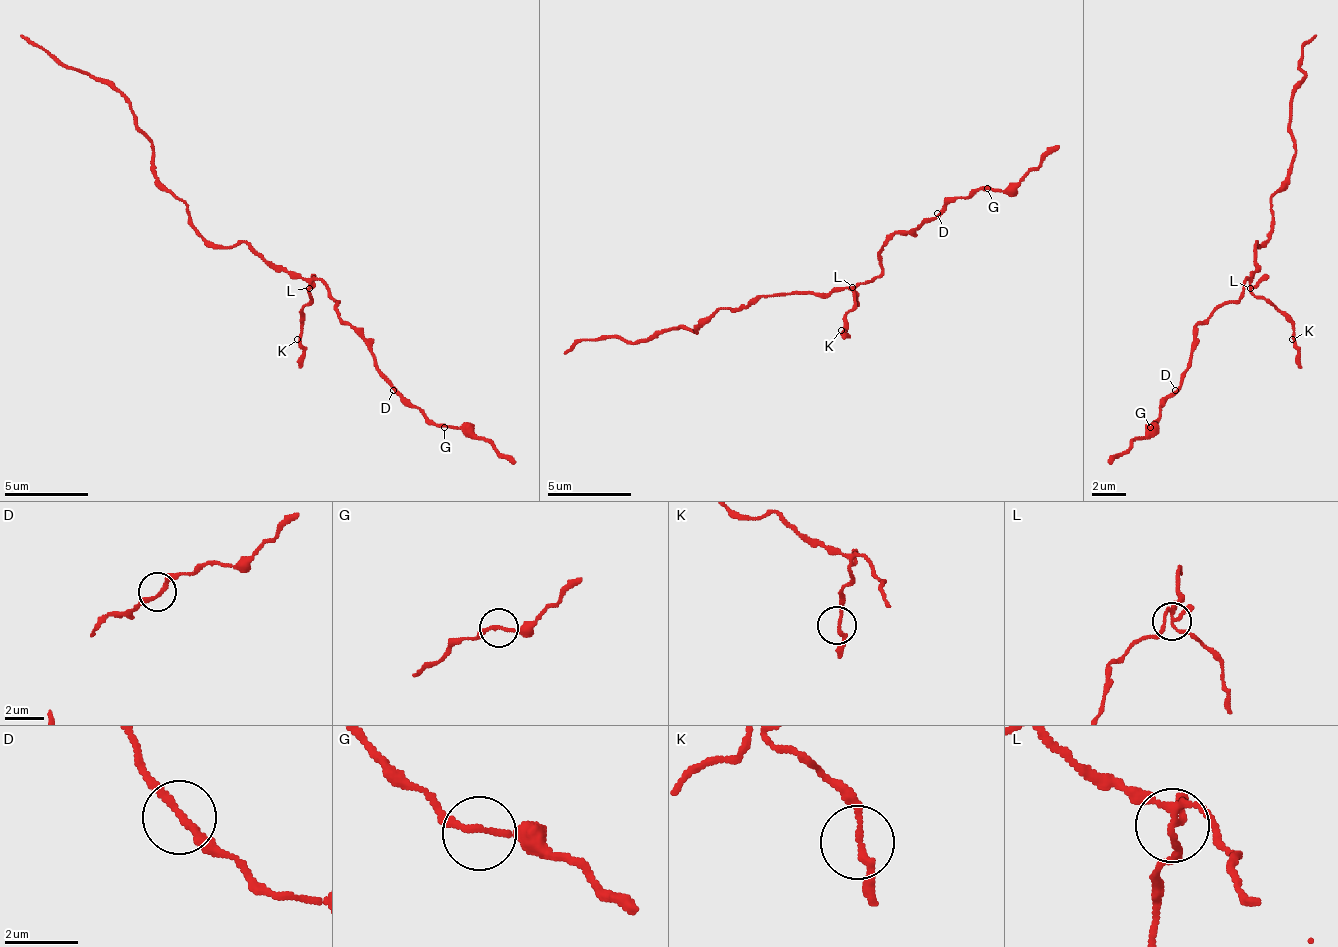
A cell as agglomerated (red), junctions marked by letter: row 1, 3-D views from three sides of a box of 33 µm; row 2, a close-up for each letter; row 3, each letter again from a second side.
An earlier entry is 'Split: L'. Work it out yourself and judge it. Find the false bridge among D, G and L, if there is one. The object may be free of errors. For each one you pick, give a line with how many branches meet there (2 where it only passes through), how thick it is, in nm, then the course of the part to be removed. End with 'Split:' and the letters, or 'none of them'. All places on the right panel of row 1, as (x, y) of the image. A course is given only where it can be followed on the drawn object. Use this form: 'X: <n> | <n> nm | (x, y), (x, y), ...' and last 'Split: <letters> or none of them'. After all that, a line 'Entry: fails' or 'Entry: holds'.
L: 4 | 170 nm | (1251, 289), (1292, 327), (1301, 369)
Split: L
Entry: holds

